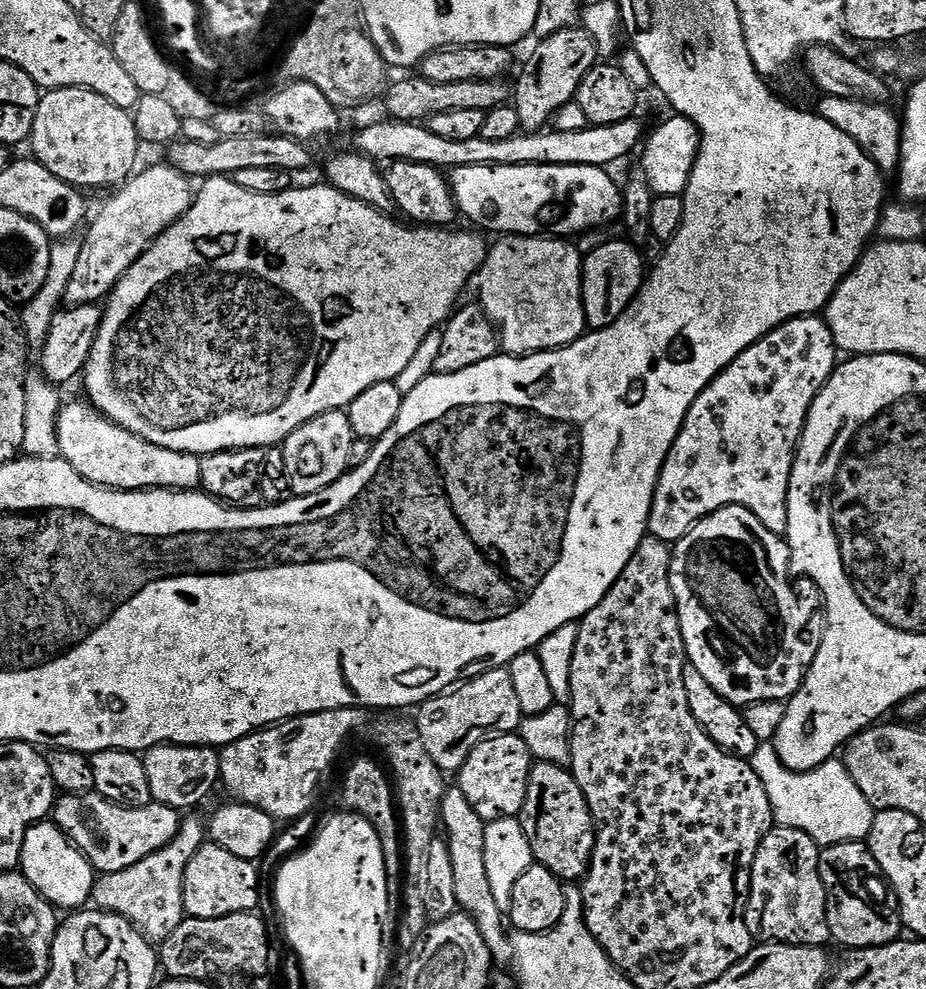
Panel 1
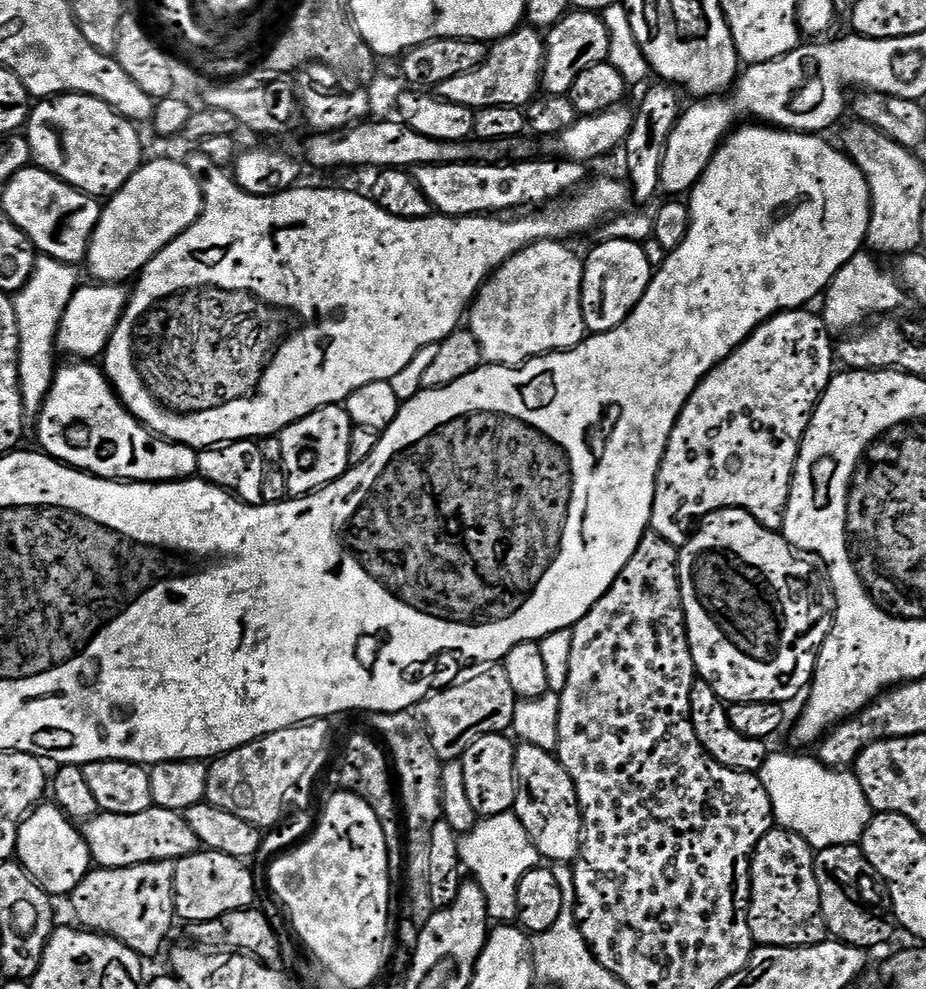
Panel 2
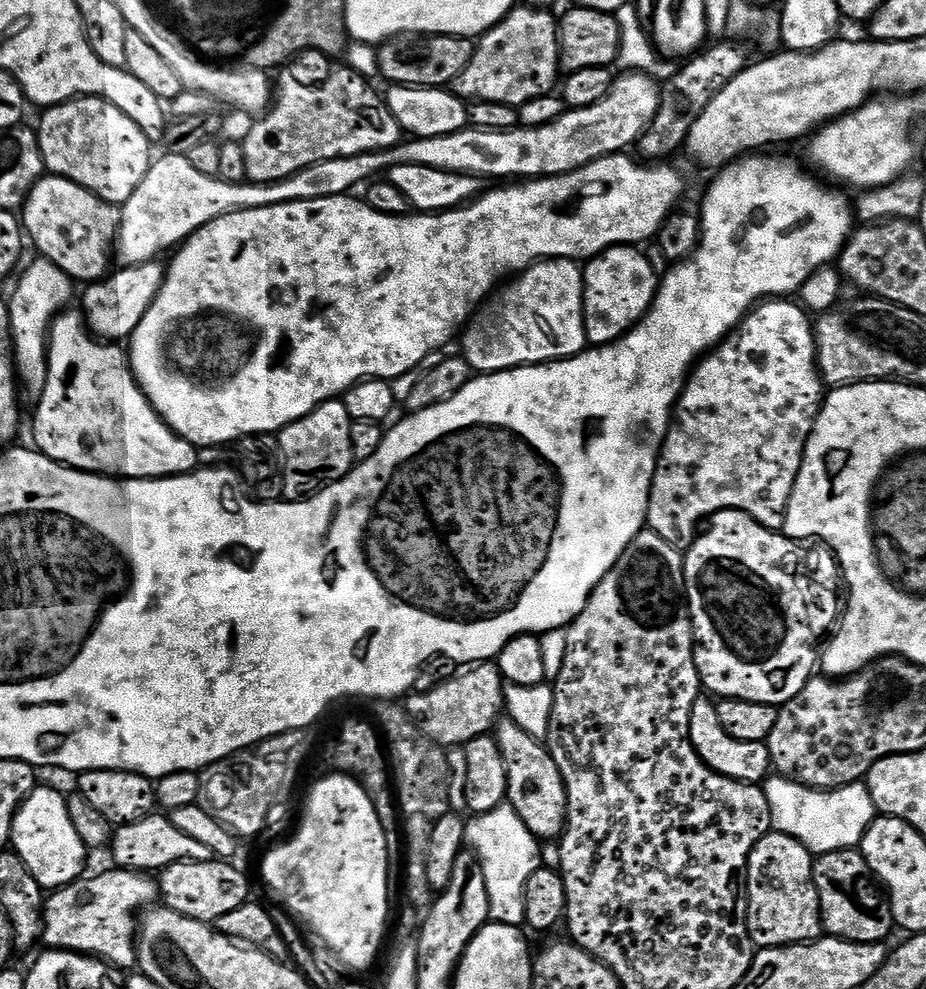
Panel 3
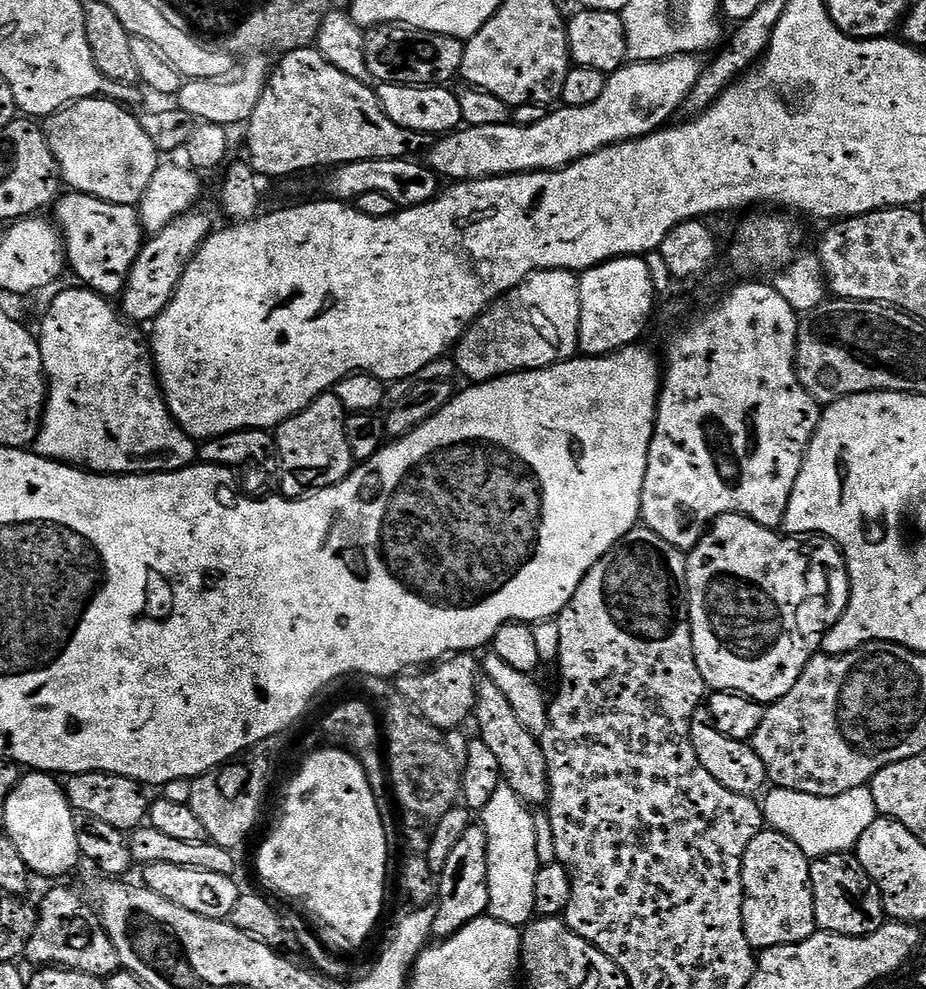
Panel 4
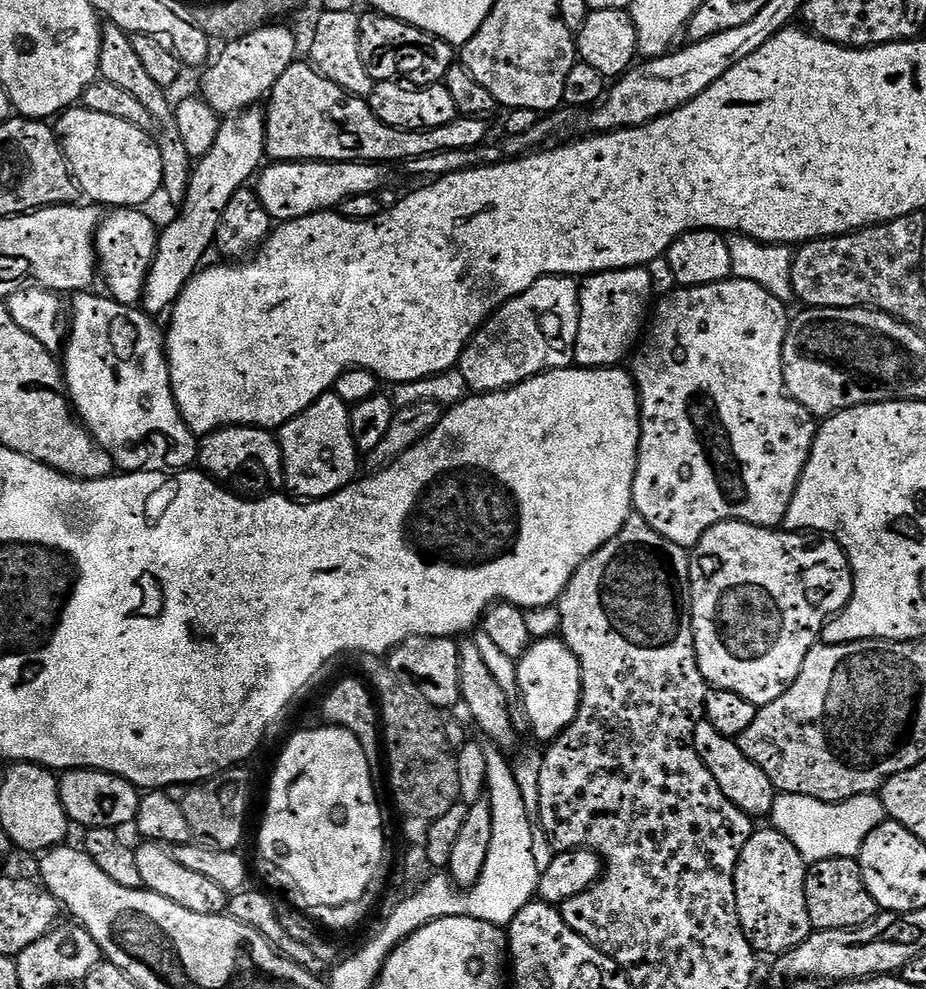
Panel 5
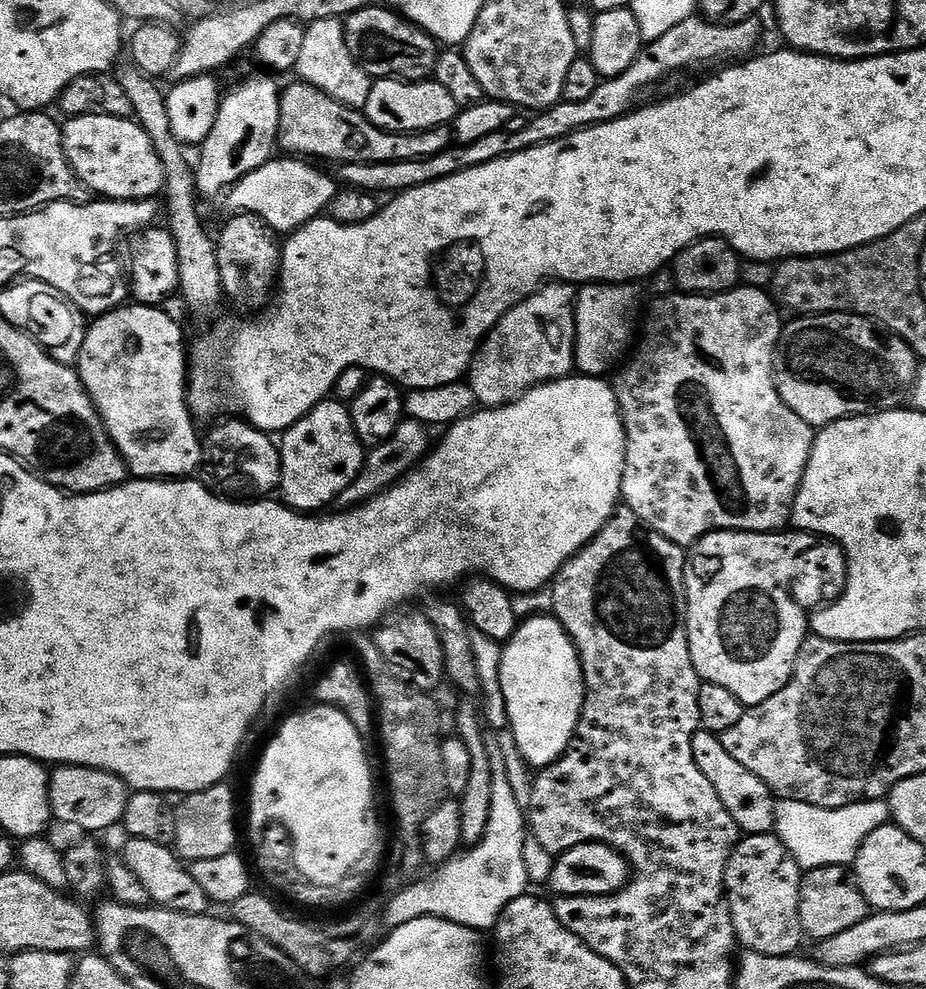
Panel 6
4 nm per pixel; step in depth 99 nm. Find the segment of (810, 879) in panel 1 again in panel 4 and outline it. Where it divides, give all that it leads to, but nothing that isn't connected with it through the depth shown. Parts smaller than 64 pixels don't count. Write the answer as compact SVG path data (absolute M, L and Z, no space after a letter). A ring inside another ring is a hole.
M761 830L742 862L744 933L753 949L797 944L817 932L810 858L788 836Z

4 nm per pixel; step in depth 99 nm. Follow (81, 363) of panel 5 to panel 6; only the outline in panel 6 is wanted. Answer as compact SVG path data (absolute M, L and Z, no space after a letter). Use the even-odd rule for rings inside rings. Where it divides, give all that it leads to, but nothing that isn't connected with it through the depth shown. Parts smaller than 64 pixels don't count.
M138 303L128 307L115 308L89 323L78 361L80 381L84 383L114 446L133 477L142 480L191 477L199 469L204 449L201 433L196 433L197 425L188 411L186 385L190 364L186 359L186 348L184 352L184 332L174 317L164 313L163 307L147 308Z

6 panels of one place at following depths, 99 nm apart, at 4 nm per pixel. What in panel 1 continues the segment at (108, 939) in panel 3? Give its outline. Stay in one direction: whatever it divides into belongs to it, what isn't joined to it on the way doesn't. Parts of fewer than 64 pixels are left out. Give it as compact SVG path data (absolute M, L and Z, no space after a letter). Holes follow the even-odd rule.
M196 814L181 819L178 834L162 850L142 858L134 866L121 872L101 875L92 887L91 903L101 912L116 912L126 918L143 934L148 943L159 946L186 919L184 911L184 879L186 866L194 854L206 843L206 824Z

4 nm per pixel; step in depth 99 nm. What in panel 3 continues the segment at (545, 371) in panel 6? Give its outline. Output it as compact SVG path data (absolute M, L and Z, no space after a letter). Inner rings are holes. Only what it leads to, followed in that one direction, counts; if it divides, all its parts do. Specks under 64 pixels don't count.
M541 260L508 283L469 319L463 329L462 358L471 366L473 373L508 372L528 364L549 364L552 360L566 360L585 351L588 335L584 329L584 268L577 261Z

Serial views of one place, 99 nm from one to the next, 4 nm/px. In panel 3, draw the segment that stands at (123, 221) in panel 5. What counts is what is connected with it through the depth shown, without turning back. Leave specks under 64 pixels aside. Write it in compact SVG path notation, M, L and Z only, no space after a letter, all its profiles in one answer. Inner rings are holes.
M45 174L24 200L22 227L31 247L33 244L43 259L54 262L54 266L74 282L95 282L109 275L108 259L114 256L120 211L117 205L108 204L90 190L78 186L78 182Z

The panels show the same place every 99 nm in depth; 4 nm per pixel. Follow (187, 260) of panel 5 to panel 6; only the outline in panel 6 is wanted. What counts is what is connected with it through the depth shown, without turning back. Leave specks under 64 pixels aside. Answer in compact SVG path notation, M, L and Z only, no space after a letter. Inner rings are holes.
M252 76L244 80L232 93L220 101L218 118L214 130L199 145L200 165L195 165L196 191L201 197L223 197L228 189L239 180L246 178L254 170L273 159L278 148L280 134L280 94L281 85L271 80L273 77Z

